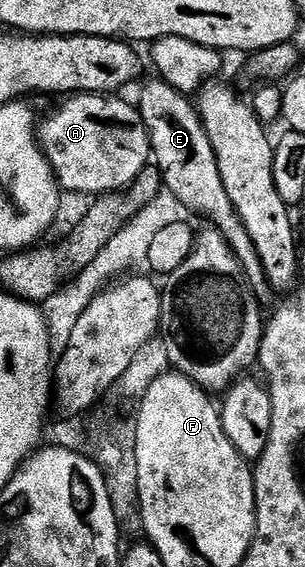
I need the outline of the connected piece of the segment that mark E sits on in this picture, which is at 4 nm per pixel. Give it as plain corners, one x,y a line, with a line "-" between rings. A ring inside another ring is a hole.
157,76
151,78
151,82
142,86
136,109
150,141
153,165
161,172
163,183
179,198
181,204
195,215
203,214
210,221
207,223
222,233
228,248
232,248
240,268
246,273
254,295
266,300
266,297
271,297
272,291
260,264
256,244
252,244
252,238
248,236
248,230
232,204
232,196
228,196
228,188
224,188
224,180
220,180
216,152
212,152
212,140
208,140
208,132
202,117
198,115
197,105
164,79

